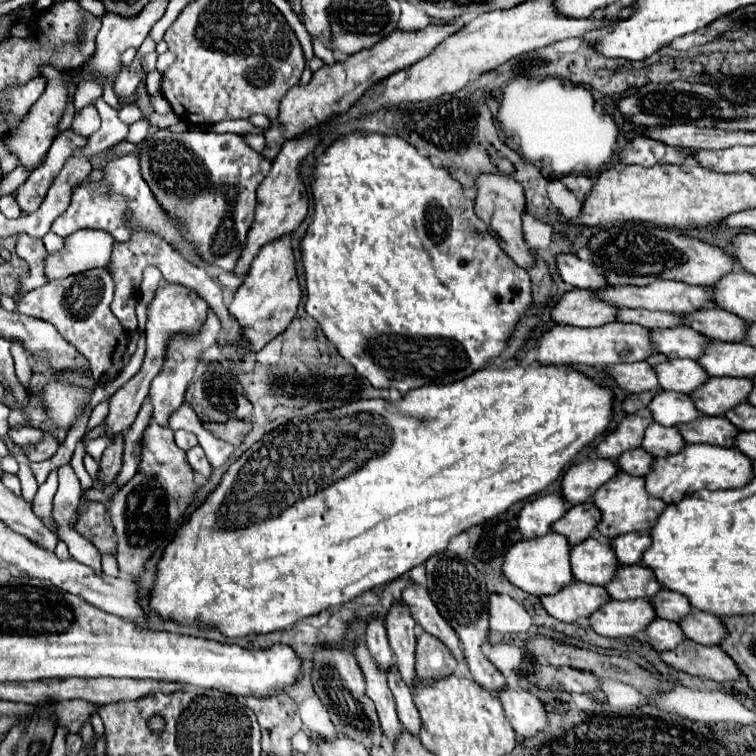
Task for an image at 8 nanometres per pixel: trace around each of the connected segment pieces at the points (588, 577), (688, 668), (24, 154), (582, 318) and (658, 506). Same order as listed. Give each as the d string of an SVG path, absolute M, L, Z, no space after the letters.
M587 538L581 544L571 546L569 562L575 580L599 586L605 586L619 568L611 546L597 538Z
M683 640L677 648L665 650L659 656L667 666L673 666L679 672L715 682L739 680L741 676L741 672L737 672L737 664L733 664L719 646L701 646L691 640Z
M45 65L41 68L43 76L47 76L49 80L49 88L45 90L45 96L41 96L41 100L37 104L33 104L31 112L25 116L25 120L19 124L17 132L13 132L13 136L7 136L5 138L5 144L9 144L9 148L13 148L13 152L17 152L19 160L23 166L33 166L41 160L41 156L49 150L51 142L53 142L53 136L57 132L57 124L65 112L65 106L67 106L67 88L61 80L61 74L59 70Z
M571 290L561 296L561 300L551 310L551 320L555 324L569 324L569 326L601 326L611 322L617 314L617 308L609 304L601 304L593 296L591 290Z
M619 472L607 484L603 484L599 490L595 490L591 500L597 504L597 508L601 512L601 520L597 524L597 532L603 534L605 538L615 538L619 534L643 532L643 530L653 528L657 516L667 506L663 500L657 500L655 496L649 496L645 492L645 480L643 478L629 476L629 474L623 474L623 472Z

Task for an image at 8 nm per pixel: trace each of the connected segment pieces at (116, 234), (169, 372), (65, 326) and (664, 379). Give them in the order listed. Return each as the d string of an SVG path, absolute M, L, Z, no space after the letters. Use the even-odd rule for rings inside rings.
M131 154L113 158L103 168L101 182L93 184L93 182L85 180L73 192L73 200L71 200L69 208L65 210L65 214L61 214L53 222L51 230L59 236L69 236L71 232L81 230L81 228L97 228L97 230L109 232L117 242L127 242L131 226L143 226L143 228L157 232L159 236L169 240L169 244L173 244L173 248L177 248L189 260L199 258L197 252L193 252L193 246L185 244L185 240L181 240L181 234L177 232L177 220L171 220L169 216L165 216L165 212L161 212L161 208L157 208L157 200L153 200L153 192L141 178L139 158L131 156Z
M209 308L207 320L201 326L201 332L197 336L189 336L189 334L177 334L169 340L167 350L165 350L165 364L161 368L161 372L153 378L151 382L151 390L149 390L149 400L153 404L153 418L157 420L157 424L165 424L167 426L167 418L173 410L177 410L183 404L185 398L185 390L187 384L195 372L195 366L199 364L199 354L205 352L207 348L211 348L217 342L217 336L221 334L221 322L217 318L217 314Z
M93 268L63 280L49 280L47 284L23 294L17 300L17 312L51 322L59 334L75 344L75 348L89 360L95 382L111 382L123 368L123 356L129 346L129 334L111 312L113 278L105 268Z
M665 360L653 366L661 390L675 390L689 394L701 386L709 376L695 360Z

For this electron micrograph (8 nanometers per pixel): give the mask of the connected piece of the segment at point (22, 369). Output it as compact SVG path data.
M11 344L11 354L15 358L15 372L17 372L17 380L25 386L25 390L29 392L31 390L31 364L33 364L33 358L27 356L25 348L21 344Z

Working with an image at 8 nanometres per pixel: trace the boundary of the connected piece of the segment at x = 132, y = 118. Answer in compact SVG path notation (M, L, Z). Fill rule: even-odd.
M129 104L129 106L123 106L123 108L119 110L119 118L121 118L125 124L133 124L133 122L137 122L137 120L143 118L143 112L141 112L135 104Z

